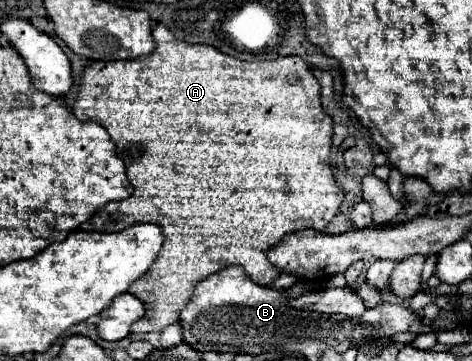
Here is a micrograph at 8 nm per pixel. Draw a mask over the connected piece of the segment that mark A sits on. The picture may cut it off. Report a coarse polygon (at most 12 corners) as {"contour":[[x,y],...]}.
{"contour":[[176,39],[84,67],[134,193],[82,231],[154,223],[130,333],[200,279],[324,231],[344,201],[302,57]]}

